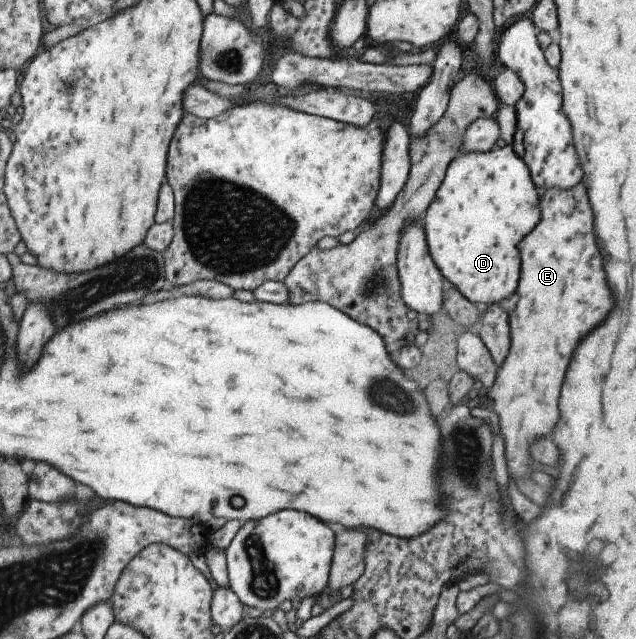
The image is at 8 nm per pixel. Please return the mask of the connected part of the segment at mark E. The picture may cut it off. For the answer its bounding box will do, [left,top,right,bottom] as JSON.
[487,184,614,483]

